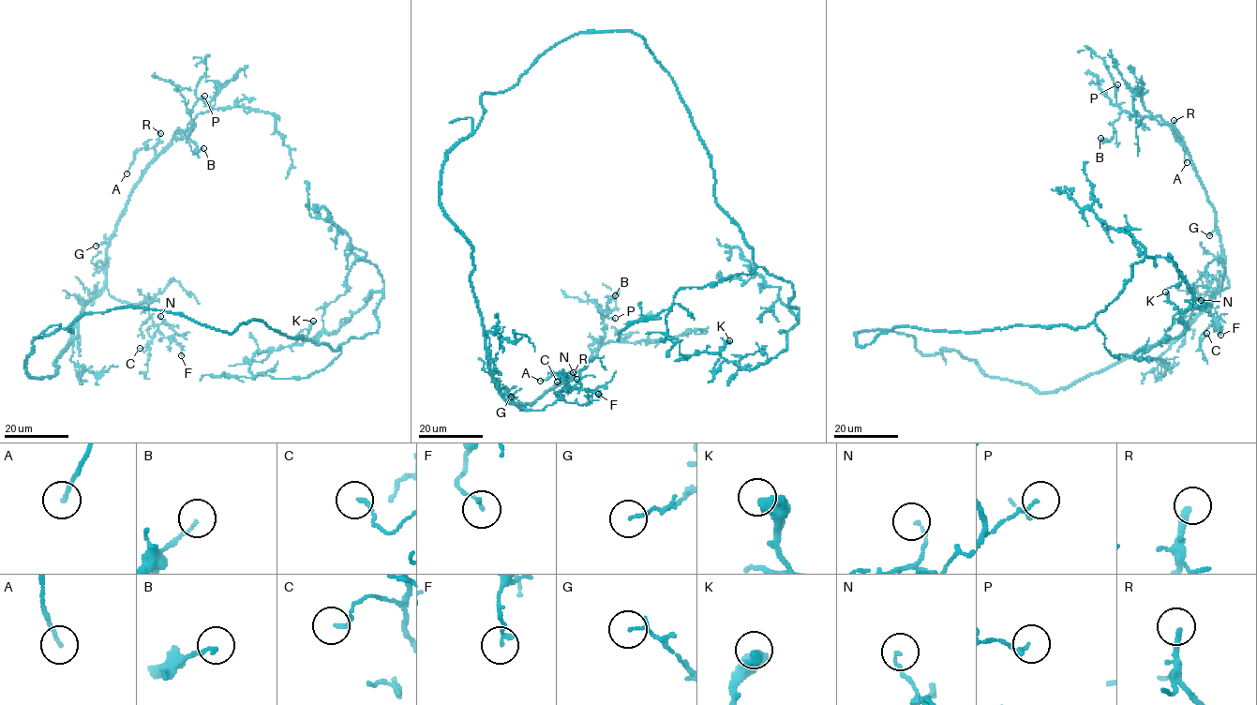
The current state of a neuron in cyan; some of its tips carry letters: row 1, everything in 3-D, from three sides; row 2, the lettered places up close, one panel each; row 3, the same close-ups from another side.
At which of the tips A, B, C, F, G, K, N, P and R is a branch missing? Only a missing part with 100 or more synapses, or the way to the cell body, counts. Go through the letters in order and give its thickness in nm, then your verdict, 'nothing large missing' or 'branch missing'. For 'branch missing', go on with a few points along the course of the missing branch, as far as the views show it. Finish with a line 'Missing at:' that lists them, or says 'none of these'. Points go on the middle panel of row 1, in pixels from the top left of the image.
A: calibre 160 nm; nothing large missing
B: calibre 140 nm; nothing large missing
C: calibre 130 nm; nothing large missing
F: calibre 140 nm; nothing large missing
G: calibre 120 nm; nothing large missing
K: calibre 550 nm; nothing large missing
N: calibre 100 nm; nothing large missing
P: calibre 110 nm; nothing large missing
R: calibre 240 nm; nothing large missing
Missing at: none of these

